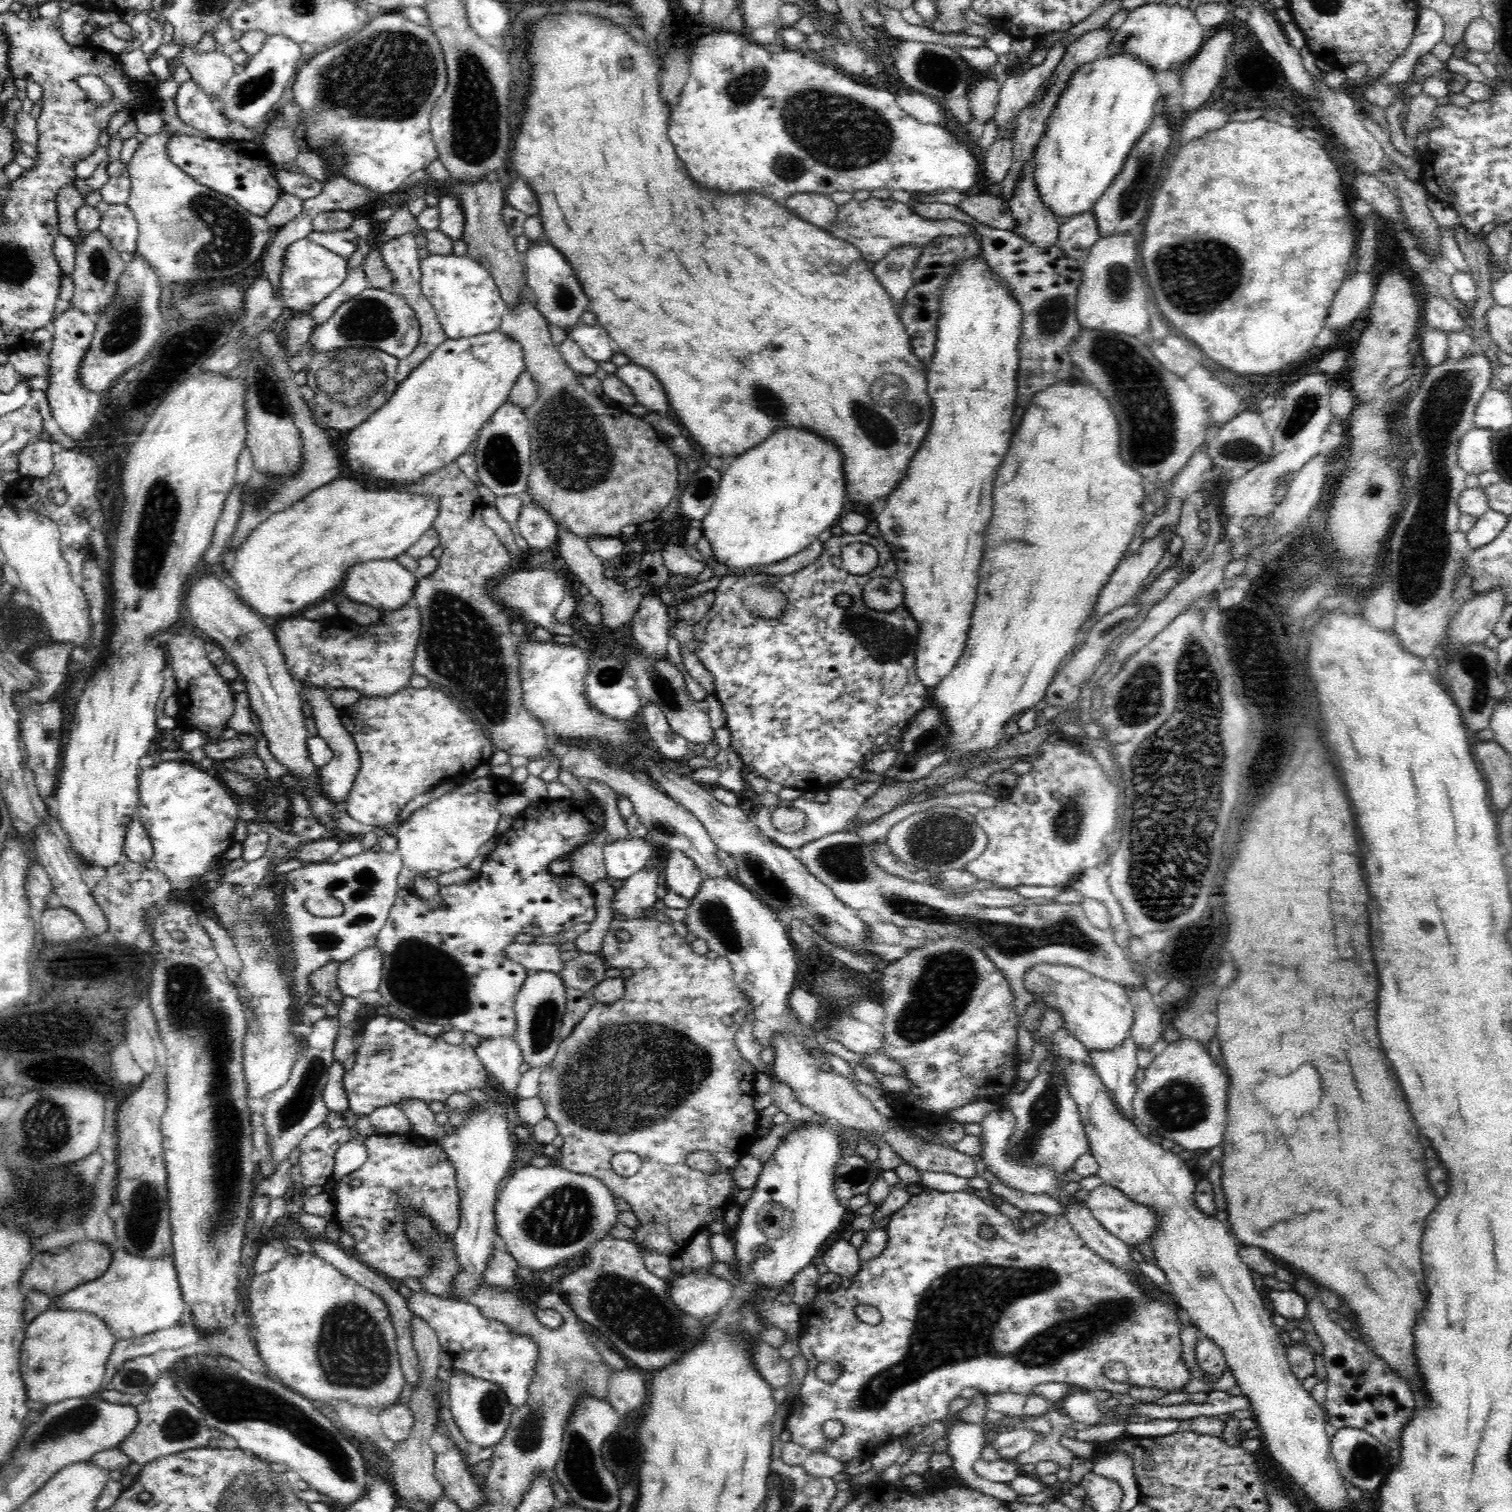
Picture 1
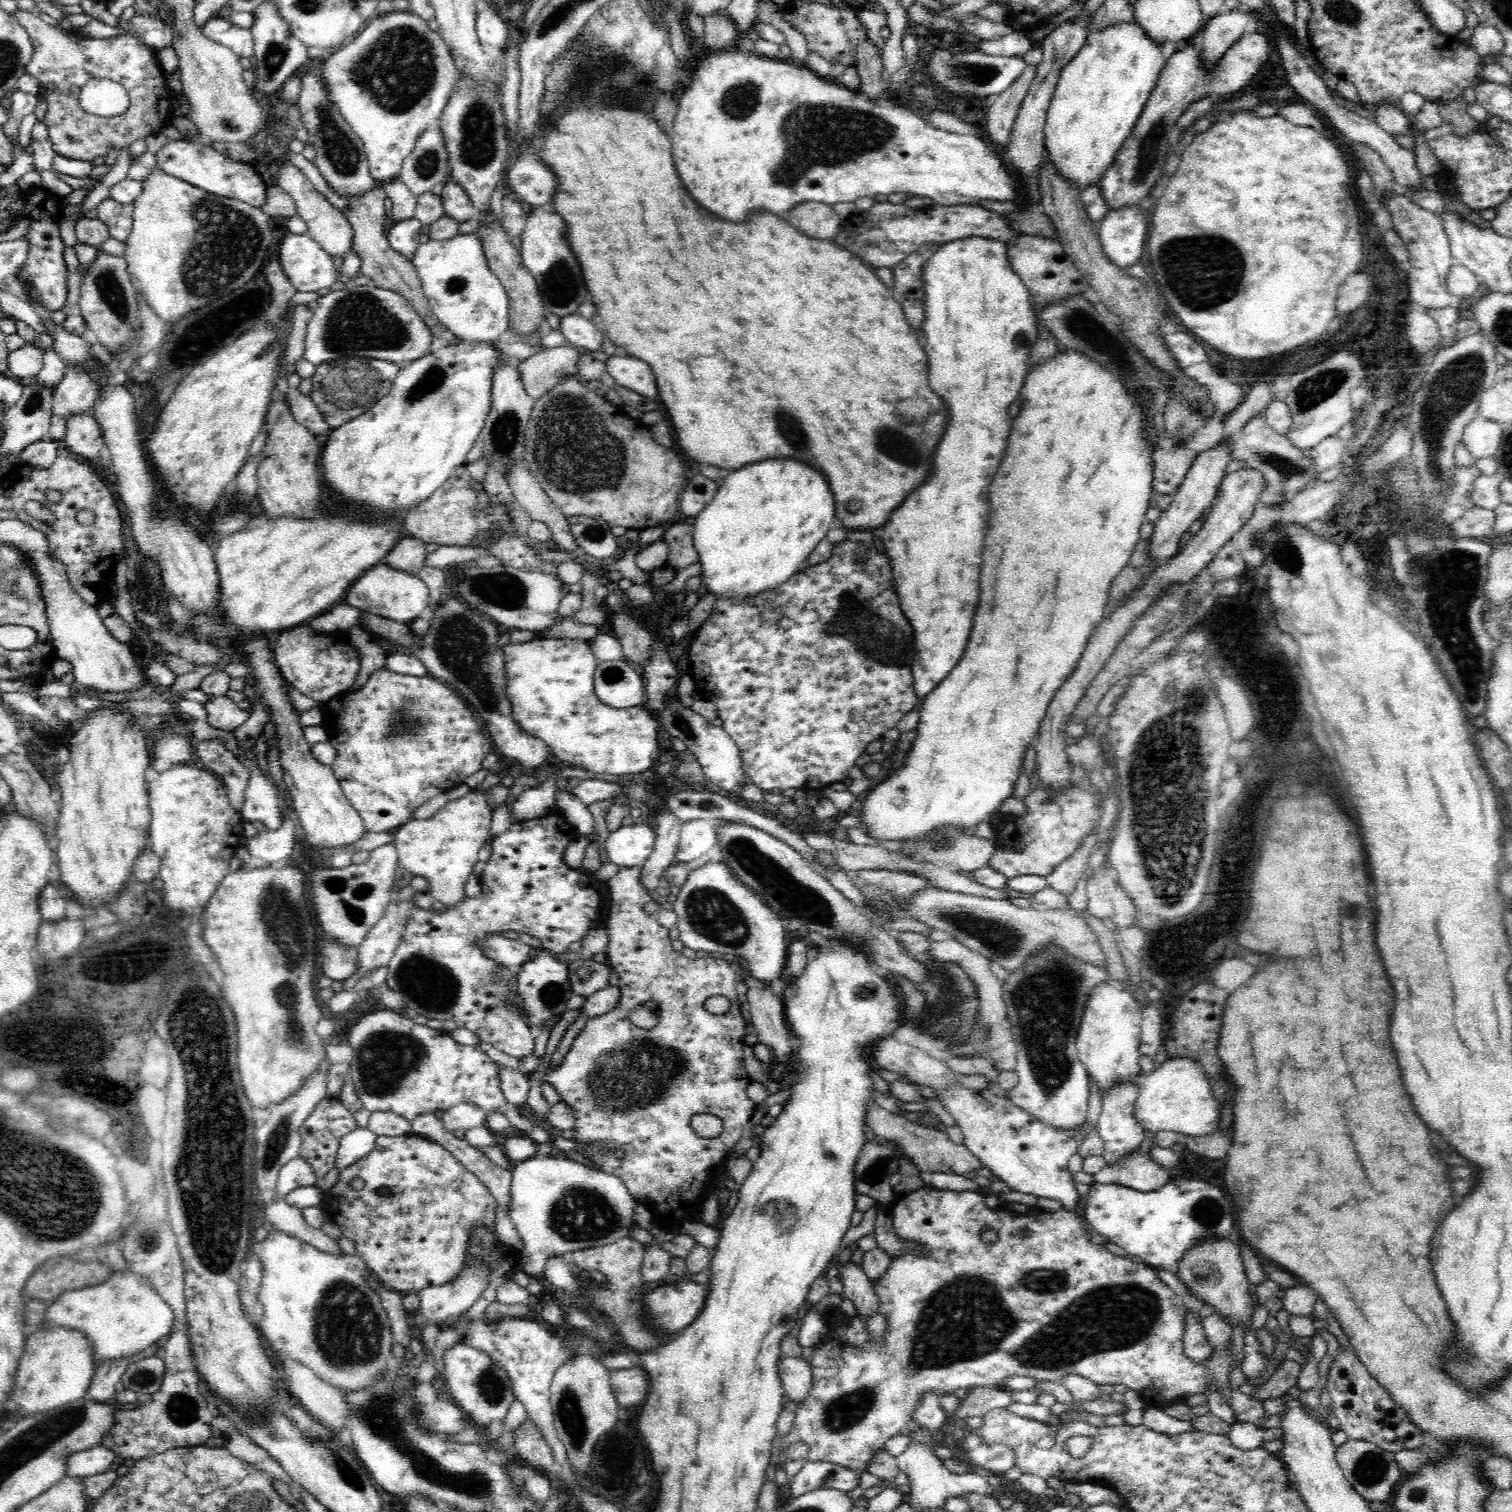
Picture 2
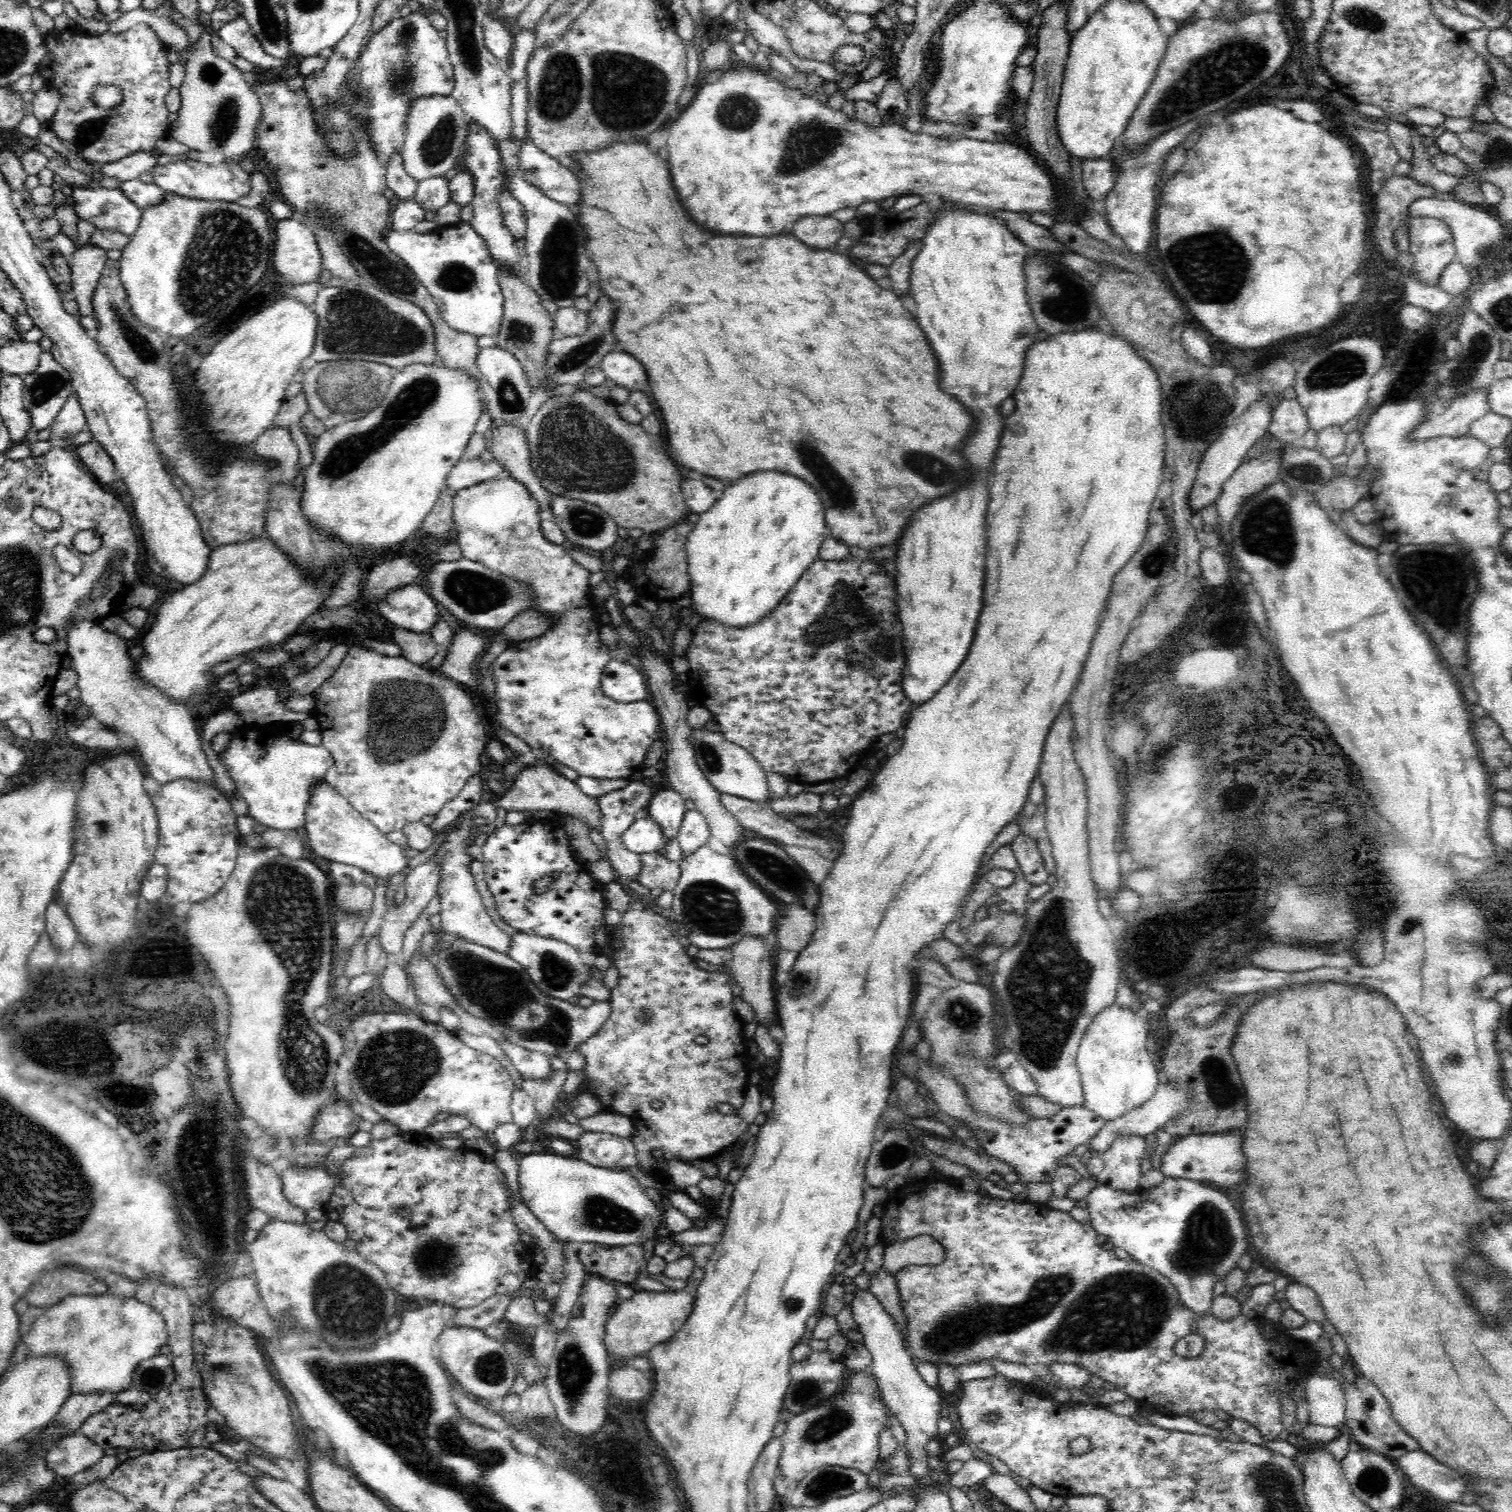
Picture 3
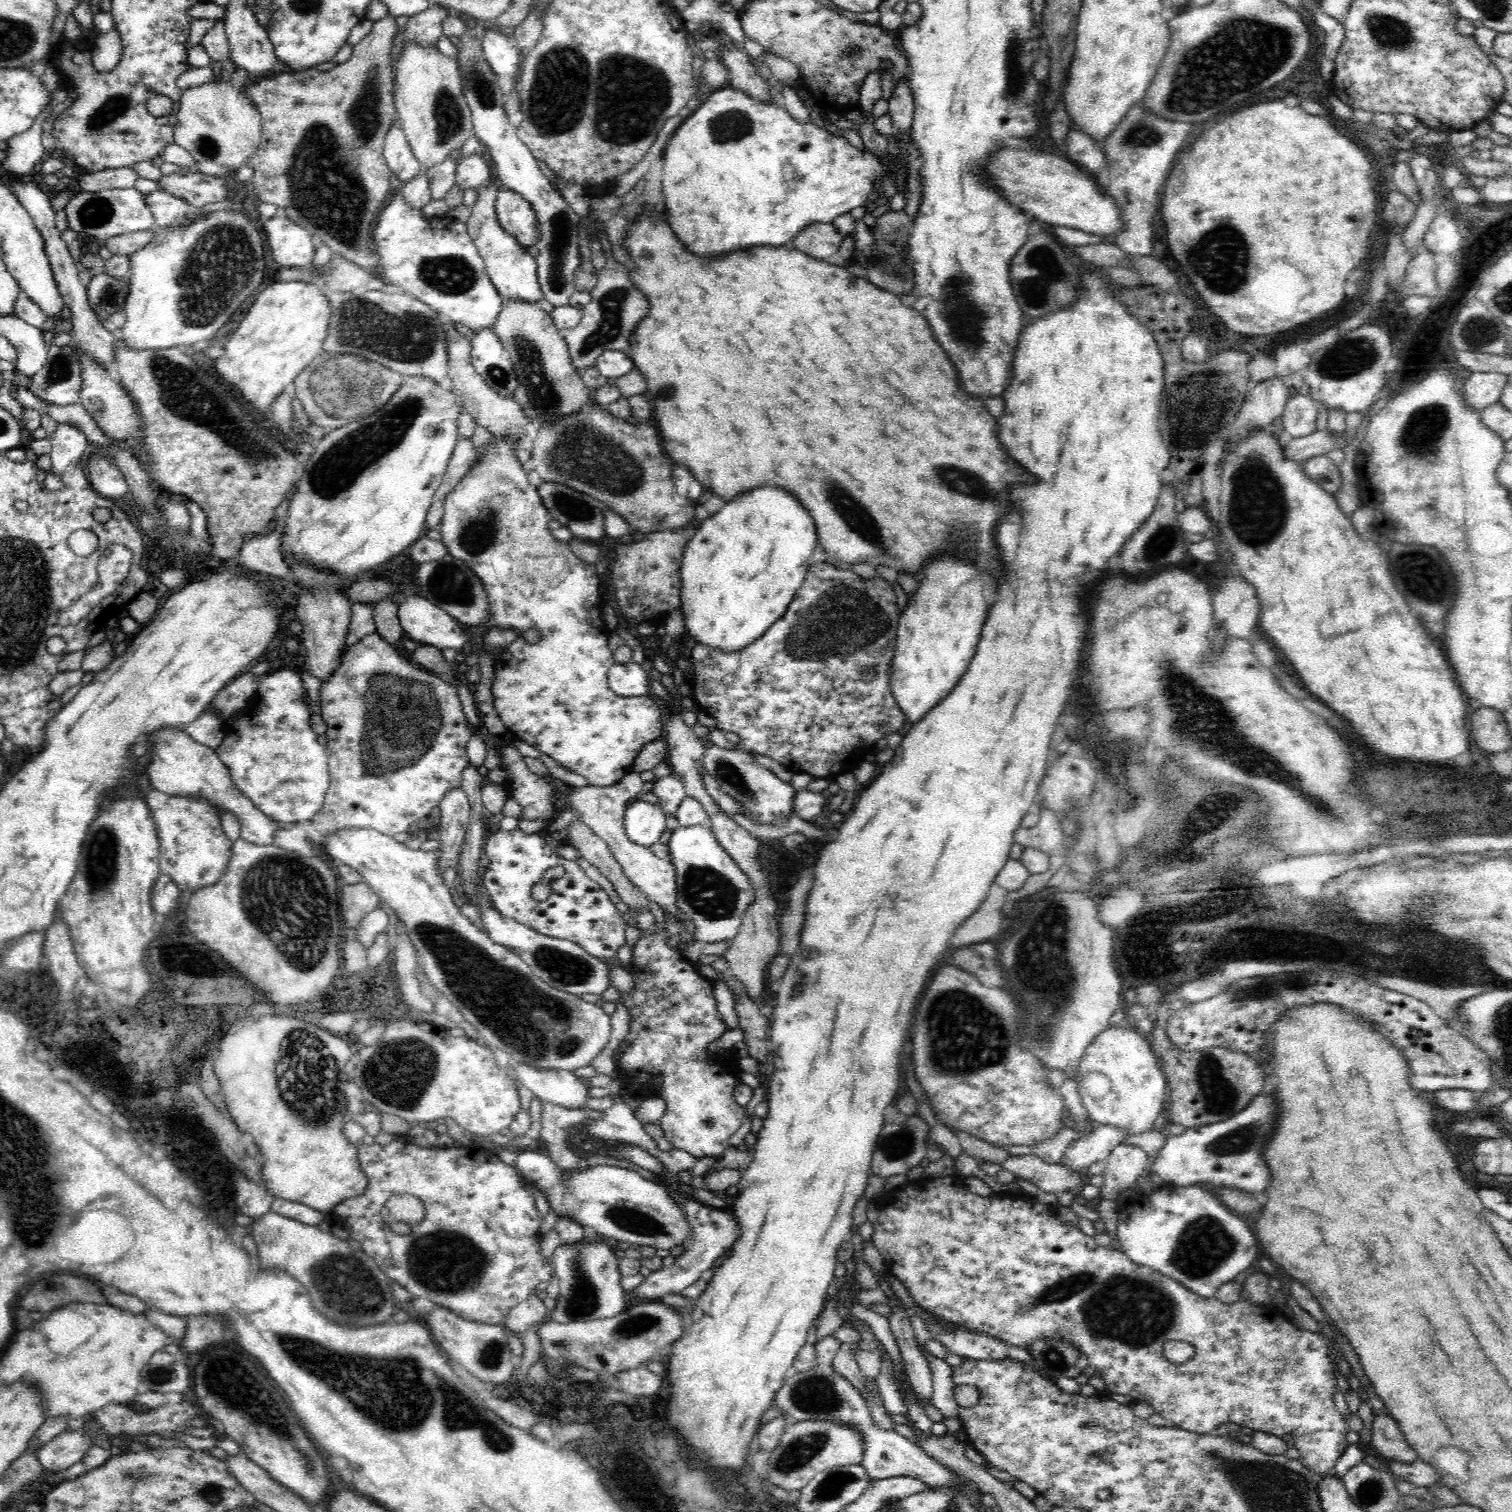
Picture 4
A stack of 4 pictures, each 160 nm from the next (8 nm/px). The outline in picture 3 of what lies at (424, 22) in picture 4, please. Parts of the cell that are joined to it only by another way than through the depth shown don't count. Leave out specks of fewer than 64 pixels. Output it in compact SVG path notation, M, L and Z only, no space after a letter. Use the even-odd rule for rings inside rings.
M421 10L394 18L382 30L372 34L347 78L354 95L350 113L368 123L367 132L376 157L385 167L392 154L398 152L402 155L404 152L411 100L431 94L451 94L455 85L446 39L440 36L440 31Z

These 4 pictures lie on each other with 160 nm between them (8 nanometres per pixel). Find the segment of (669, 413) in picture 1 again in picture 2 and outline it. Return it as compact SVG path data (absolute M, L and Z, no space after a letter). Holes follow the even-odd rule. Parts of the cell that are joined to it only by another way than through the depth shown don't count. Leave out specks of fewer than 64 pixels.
M622 352L609 356L605 361L608 374L615 380L615 384L628 388L641 394L642 396L654 399L656 390L656 380L652 376L652 370L646 362L622 356Z

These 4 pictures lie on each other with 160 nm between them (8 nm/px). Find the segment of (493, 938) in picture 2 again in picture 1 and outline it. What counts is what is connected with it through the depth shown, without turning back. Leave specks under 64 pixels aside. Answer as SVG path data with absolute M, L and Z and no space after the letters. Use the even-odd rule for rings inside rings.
M518 943L508 945L505 955L528 971L546 971L558 974L564 966L560 958L563 948L555 944Z

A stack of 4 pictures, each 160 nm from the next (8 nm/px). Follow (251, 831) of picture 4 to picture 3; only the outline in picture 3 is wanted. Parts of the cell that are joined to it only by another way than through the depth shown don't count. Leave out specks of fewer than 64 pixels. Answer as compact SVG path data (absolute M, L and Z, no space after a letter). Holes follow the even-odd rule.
M77 621L68 636L71 666L78 676L79 702L92 709L105 728L127 734L134 739L134 748L140 753L149 776L160 784L186 778L213 784L214 770L202 750L202 739L187 705L171 700L160 689L146 685L138 677L137 662L130 658L127 641L102 628L102 622Z

